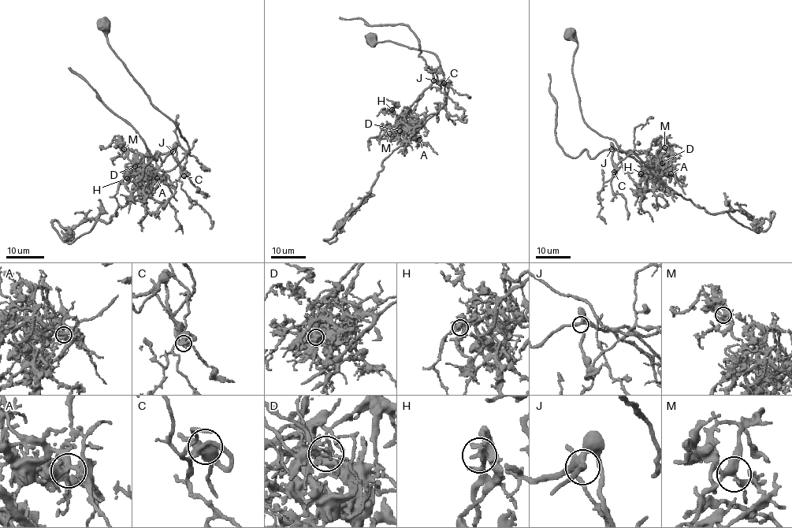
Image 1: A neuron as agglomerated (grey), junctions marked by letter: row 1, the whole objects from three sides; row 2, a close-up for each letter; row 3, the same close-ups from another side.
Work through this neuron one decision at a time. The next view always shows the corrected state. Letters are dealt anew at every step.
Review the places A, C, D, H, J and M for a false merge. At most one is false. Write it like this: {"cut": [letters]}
{"cut": ["D"]}

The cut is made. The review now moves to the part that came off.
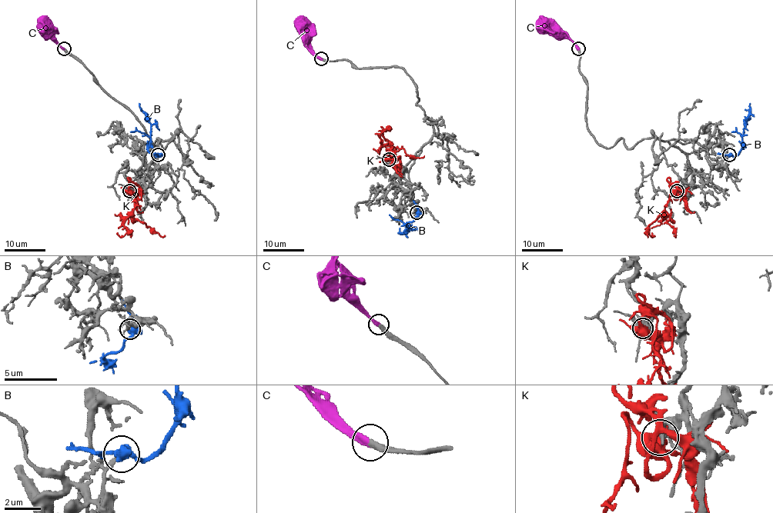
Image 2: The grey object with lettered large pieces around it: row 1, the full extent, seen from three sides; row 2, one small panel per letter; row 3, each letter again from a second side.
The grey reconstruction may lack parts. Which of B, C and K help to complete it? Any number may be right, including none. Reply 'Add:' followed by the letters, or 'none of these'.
Add: C

